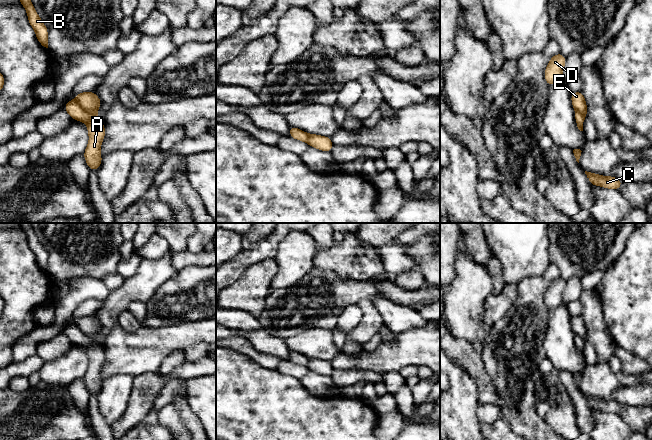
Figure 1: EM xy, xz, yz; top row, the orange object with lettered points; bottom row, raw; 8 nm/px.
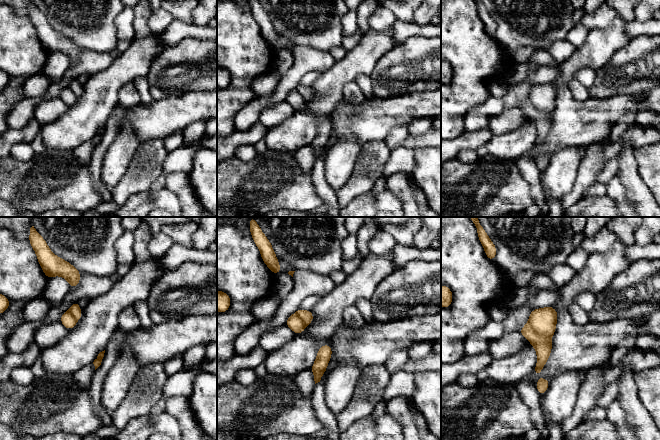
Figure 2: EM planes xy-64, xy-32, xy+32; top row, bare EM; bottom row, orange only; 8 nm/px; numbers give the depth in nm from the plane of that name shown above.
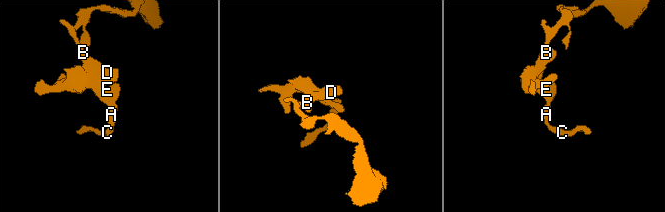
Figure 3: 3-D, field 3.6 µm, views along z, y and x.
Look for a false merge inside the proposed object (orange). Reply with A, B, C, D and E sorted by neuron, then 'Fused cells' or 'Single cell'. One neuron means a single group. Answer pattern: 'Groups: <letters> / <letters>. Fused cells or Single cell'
Groups: A B C D E. Single cell

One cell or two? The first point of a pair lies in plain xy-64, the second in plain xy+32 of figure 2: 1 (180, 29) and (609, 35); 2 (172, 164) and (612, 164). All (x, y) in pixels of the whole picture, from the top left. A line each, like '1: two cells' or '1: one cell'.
1: two cells
2: one cell

